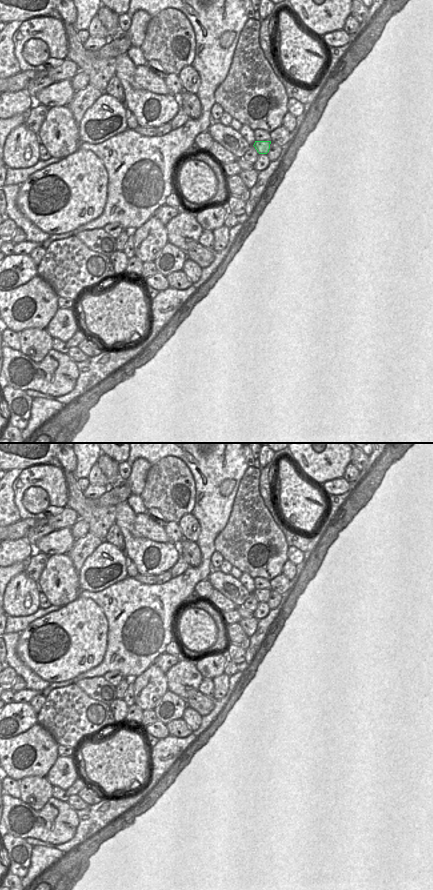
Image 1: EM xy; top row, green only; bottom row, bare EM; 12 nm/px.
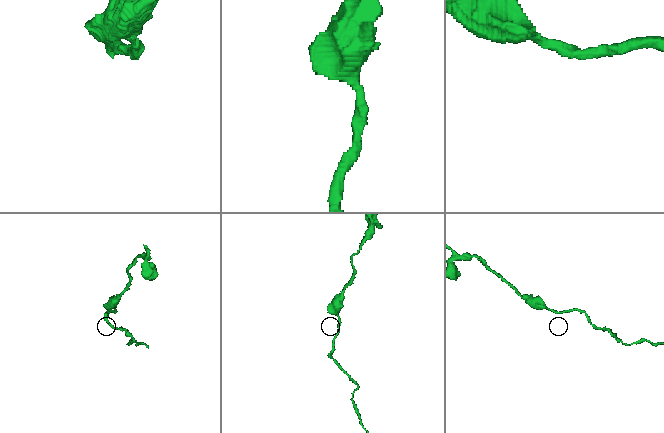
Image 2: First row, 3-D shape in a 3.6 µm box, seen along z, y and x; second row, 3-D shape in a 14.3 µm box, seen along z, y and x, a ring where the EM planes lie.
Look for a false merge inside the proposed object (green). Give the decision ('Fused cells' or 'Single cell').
Fused cells.

